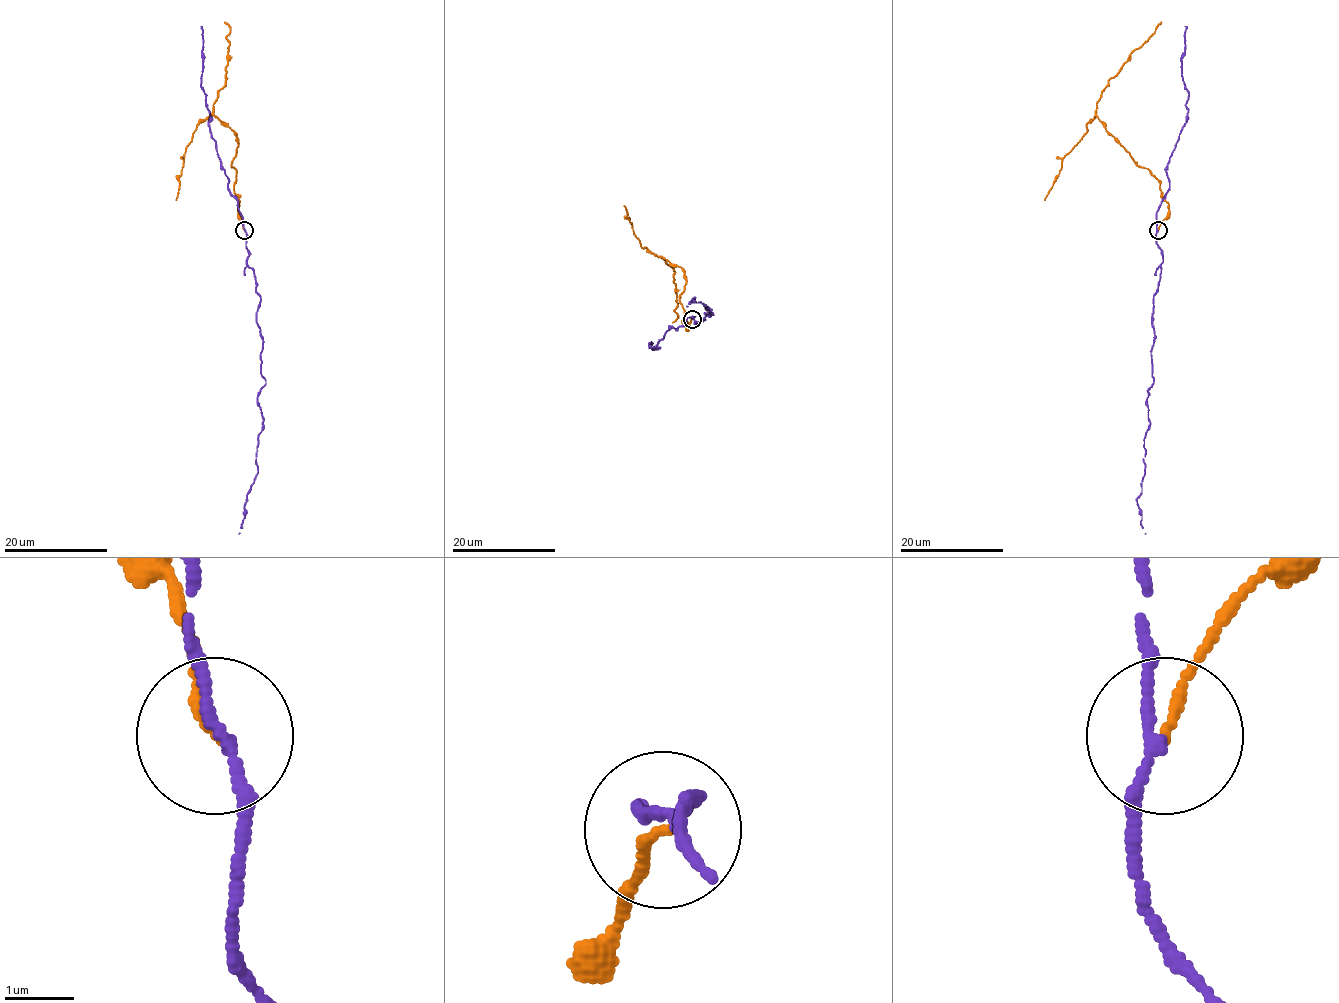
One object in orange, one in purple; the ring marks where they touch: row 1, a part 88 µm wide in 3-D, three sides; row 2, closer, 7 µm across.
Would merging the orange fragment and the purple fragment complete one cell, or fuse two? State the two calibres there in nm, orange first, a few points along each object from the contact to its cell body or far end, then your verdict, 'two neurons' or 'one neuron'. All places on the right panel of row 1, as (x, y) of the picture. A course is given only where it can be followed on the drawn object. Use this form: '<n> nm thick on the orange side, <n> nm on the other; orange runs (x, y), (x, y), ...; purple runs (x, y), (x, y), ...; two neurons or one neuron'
130 nm thick on the orange side, 150 nm on the other; orange runs (1158, 231), (1168, 211), (1159, 181), (1110, 135), (1096, 114), (1096, 102), (1128, 56), (1162, 22); purple runs (1158, 231), (1155, 243), (1163, 262), (1153, 297), (1153, 385), (1146, 399), (1150, 426), (1136, 500), (1145, 534); two neurons

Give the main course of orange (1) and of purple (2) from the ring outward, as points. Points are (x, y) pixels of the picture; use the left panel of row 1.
1: (244, 231), (232, 164), (237, 135), (213, 114), (217, 92), (225, 84), (230, 28), (224, 22)
2: (244, 231), (247, 264), (260, 297), (256, 323), (265, 385), (257, 399), (263, 417), (257, 474), (238, 534)

